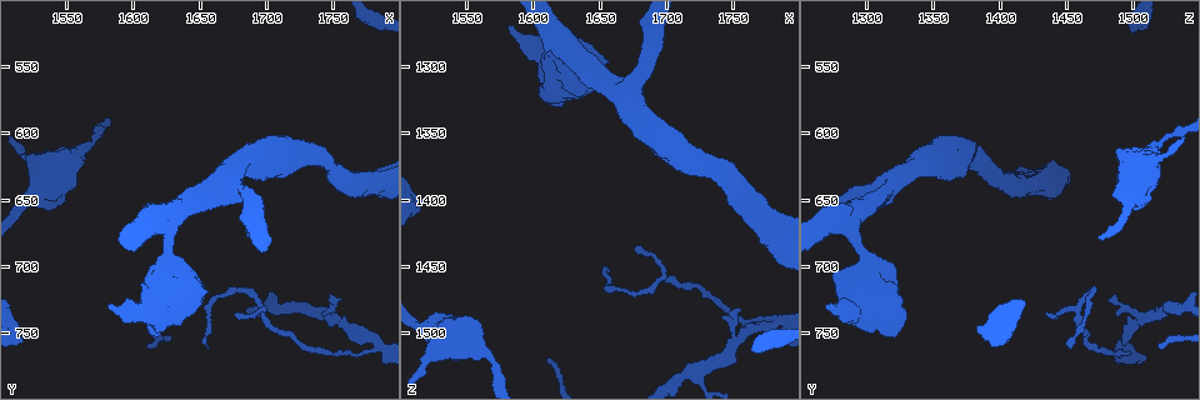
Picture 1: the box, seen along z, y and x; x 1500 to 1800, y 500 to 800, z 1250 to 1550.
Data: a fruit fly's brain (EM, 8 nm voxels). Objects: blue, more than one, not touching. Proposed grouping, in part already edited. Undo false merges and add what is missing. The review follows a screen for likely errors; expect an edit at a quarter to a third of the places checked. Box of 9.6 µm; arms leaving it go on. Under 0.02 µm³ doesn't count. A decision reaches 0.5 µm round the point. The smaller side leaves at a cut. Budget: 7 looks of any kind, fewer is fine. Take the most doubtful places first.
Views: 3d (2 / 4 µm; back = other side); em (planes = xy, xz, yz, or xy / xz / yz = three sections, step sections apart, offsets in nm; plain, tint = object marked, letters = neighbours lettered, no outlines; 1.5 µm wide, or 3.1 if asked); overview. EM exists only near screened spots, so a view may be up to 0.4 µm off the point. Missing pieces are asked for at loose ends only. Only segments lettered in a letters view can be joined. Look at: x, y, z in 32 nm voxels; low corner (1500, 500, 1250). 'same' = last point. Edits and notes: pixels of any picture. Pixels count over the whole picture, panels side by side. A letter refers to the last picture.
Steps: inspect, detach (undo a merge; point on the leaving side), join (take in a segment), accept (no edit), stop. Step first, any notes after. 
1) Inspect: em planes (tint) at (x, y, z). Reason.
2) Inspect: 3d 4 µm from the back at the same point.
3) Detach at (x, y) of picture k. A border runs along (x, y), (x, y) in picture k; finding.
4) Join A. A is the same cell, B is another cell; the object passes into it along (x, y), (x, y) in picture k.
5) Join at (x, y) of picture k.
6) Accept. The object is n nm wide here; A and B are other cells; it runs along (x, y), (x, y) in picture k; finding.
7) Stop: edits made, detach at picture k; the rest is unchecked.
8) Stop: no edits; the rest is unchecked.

Inspect: 3d 2 µm at (1678, 736, 1436). Tapers out.

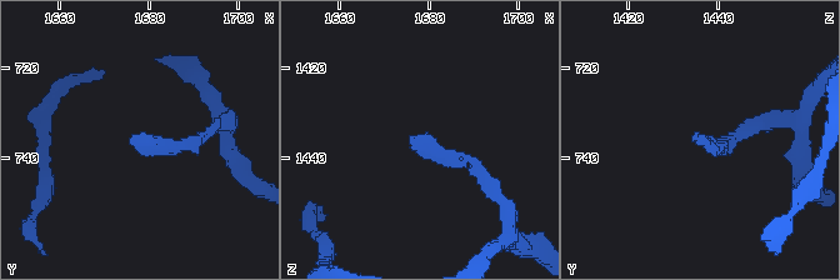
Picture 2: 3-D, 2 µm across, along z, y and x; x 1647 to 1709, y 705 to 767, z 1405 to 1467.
Inspect: em xz step 8 (letters) at (1676, 736, 1438). Need the tissue.

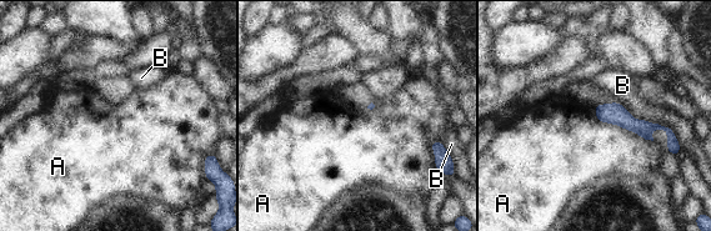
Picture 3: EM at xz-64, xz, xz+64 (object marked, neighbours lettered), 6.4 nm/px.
Inspect: em yz step 4 (letters) at the same point.

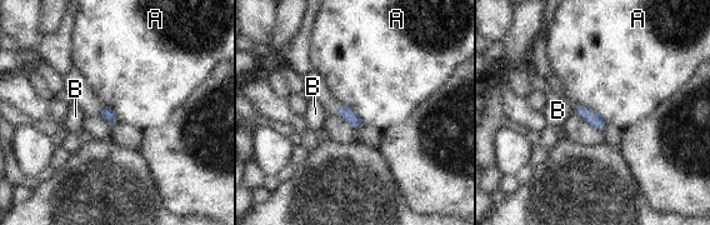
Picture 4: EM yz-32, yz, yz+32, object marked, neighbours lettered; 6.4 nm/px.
Accept. A and B are other cells; a border runs along (578, 105), (591, 108), (608, 124) in picture 4; none of them fits.

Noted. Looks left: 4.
Inspect: 3d 2 µm from the back at (1584, 728, 1270). Branch stops here.

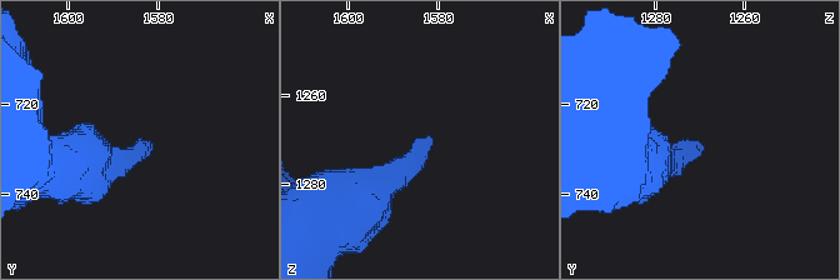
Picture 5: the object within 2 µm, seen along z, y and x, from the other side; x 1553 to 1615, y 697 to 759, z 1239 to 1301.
Inspect: em xy step 8 (tint) at (1582, 729, 1270).

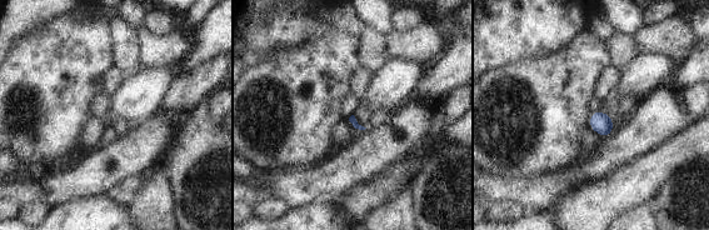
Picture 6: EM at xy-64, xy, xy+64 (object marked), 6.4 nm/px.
Inspect: em yz step 4 (letters) at the same point. Cut it another way.

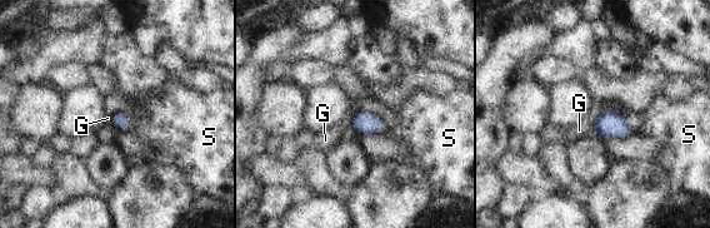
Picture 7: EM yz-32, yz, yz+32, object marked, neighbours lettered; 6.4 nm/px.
Accept. G and S are other cells; no lettered segment goes on from it.

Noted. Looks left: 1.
Stop: no edits; the rest is unchecked.

